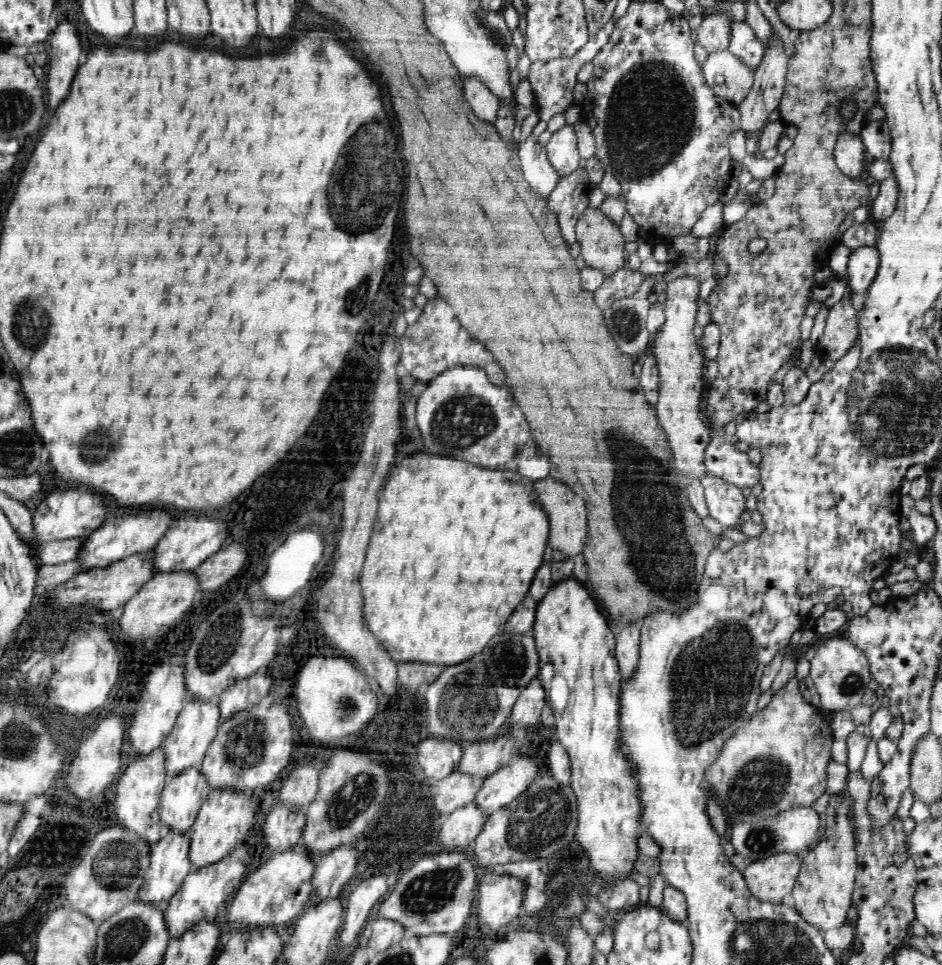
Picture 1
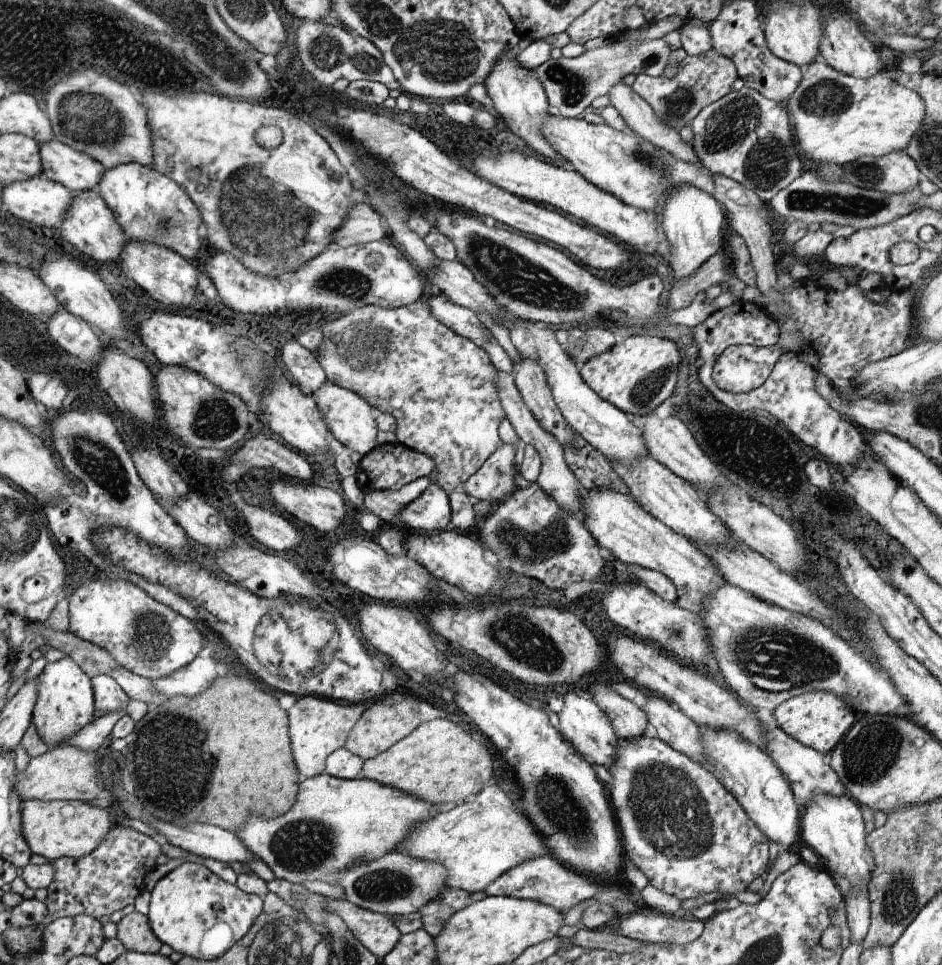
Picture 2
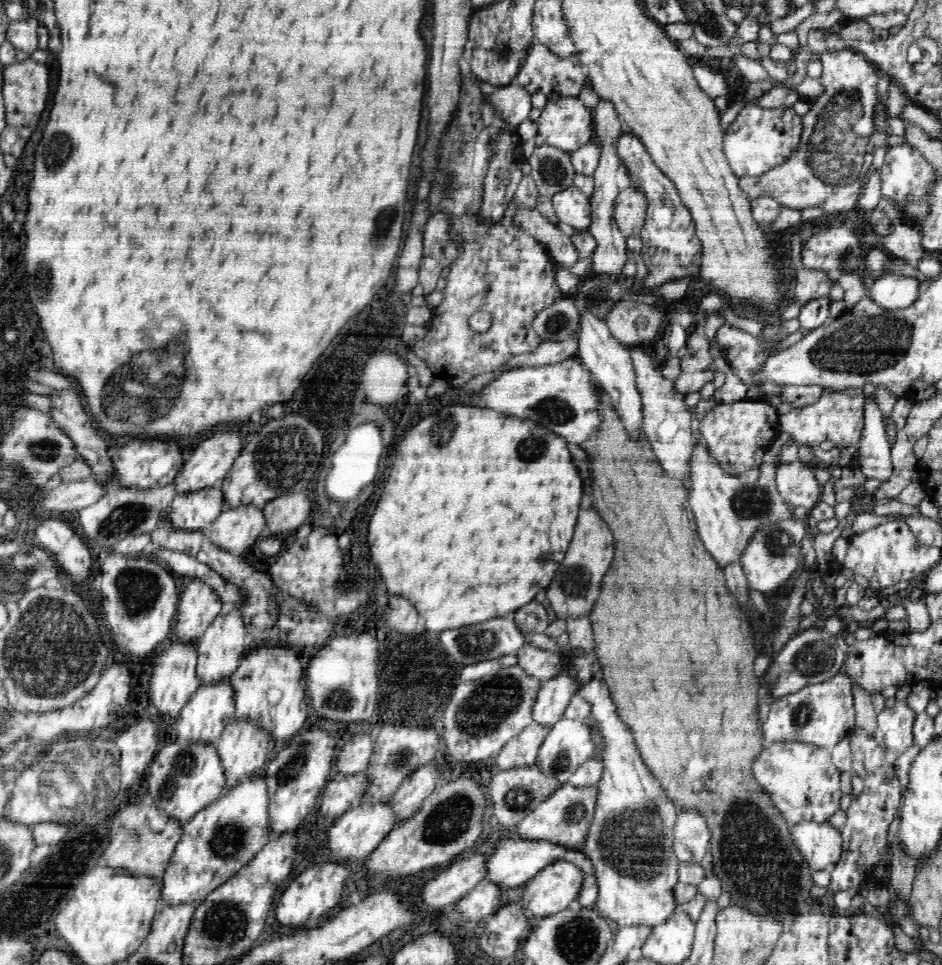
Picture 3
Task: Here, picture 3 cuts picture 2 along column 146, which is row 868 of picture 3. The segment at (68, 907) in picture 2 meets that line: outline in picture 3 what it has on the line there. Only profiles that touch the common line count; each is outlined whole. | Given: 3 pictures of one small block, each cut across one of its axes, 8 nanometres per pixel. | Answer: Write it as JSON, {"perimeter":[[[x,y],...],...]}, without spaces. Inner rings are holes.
{"perimeter":[[[860,727],[852,729],[848,737],[852,753],[851,770],[864,781],[864,787],[860,795],[851,798],[850,806],[846,810],[846,822],[840,829],[841,837],[844,838],[844,844],[842,844],[840,860],[835,864],[835,869],[831,873],[831,882],[828,888],[833,891],[858,888],[862,882],[866,882],[867,888],[869,886],[878,887],[876,882],[874,882],[872,870],[874,870],[874,864],[878,864],[884,858],[884,852],[886,852],[886,832],[888,832],[890,824],[894,822],[894,818],[898,814],[898,807],[902,798],[902,784],[900,784],[898,772],[894,771],[893,762],[888,757],[886,749],[882,749],[882,746],[879,745],[880,740],[872,737],[872,735]]]}

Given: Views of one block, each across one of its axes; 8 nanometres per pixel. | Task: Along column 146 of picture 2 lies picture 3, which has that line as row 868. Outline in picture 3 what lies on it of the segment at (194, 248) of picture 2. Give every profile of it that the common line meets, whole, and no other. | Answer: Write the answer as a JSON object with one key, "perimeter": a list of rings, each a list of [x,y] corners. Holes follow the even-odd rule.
{"perimeter":[[[252,776],[232,790],[226,791],[224,796],[221,795],[216,802],[204,807],[194,818],[184,823],[182,836],[174,848],[161,880],[162,890],[159,893],[161,906],[200,902],[245,867],[270,839],[266,828],[268,804],[265,778]]]}

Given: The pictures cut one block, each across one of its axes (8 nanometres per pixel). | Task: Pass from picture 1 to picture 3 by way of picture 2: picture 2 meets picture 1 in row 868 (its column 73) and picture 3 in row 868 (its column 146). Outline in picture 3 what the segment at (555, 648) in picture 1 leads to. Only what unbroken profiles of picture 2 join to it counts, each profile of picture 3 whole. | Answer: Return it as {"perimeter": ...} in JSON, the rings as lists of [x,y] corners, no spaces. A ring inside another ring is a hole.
{"perimeter":[[[584,654],[574,662],[576,678],[578,678],[578,694],[592,704],[592,718],[600,724],[602,734],[602,779],[596,786],[596,808],[591,820],[582,853],[594,867],[595,882],[598,883],[598,898],[594,908],[609,922],[616,922],[617,926],[652,926],[664,924],[672,912],[679,909],[674,898],[674,886],[679,882],[678,864],[673,846],[673,828],[677,818],[678,808],[673,800],[666,796],[661,782],[654,777],[637,749],[630,727],[620,722],[616,714],[616,705],[612,702],[606,683],[603,681],[603,671],[595,654]]]}

